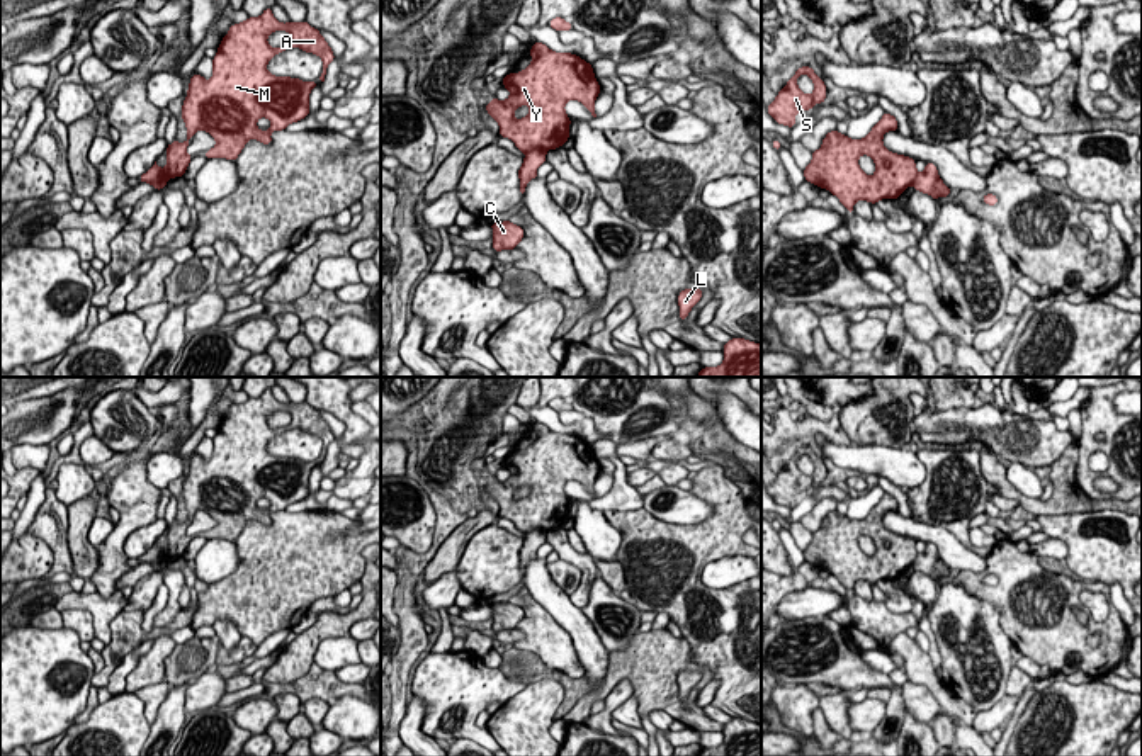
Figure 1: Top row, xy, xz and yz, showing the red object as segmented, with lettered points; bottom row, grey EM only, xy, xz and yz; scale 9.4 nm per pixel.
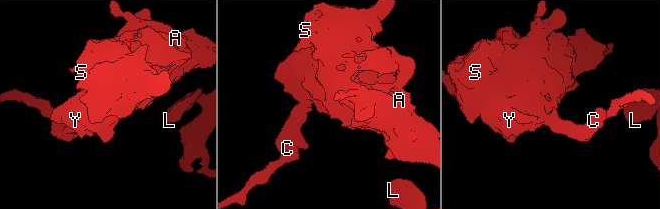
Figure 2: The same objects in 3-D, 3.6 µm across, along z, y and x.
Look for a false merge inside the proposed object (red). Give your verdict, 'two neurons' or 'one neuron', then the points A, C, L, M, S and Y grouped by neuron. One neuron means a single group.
two neurons; A L M S Y / C

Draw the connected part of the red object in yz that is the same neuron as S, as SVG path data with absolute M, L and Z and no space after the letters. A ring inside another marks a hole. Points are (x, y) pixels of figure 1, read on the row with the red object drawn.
M800 66L777 93L777 99L766 107L766 112L775 119L775 122L794 127L797 124L795 116L802 110L812 109L816 104L823 104L826 100L826 93L826 85L814 70L811 66ZM802 73L806 73L814 83L814 92L811 95L806 95L797 87L797 78Z

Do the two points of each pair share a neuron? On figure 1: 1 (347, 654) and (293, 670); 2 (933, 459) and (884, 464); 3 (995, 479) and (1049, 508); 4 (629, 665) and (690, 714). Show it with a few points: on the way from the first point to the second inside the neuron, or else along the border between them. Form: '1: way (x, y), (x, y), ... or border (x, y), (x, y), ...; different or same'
1: border (345, 636), (325, 639), (311, 660); different
2: border (915, 452), (925, 468), (925, 478), (910, 488); different
3: way (1008, 491), (1035, 507); same
4: way (644, 677), (675, 707); same

